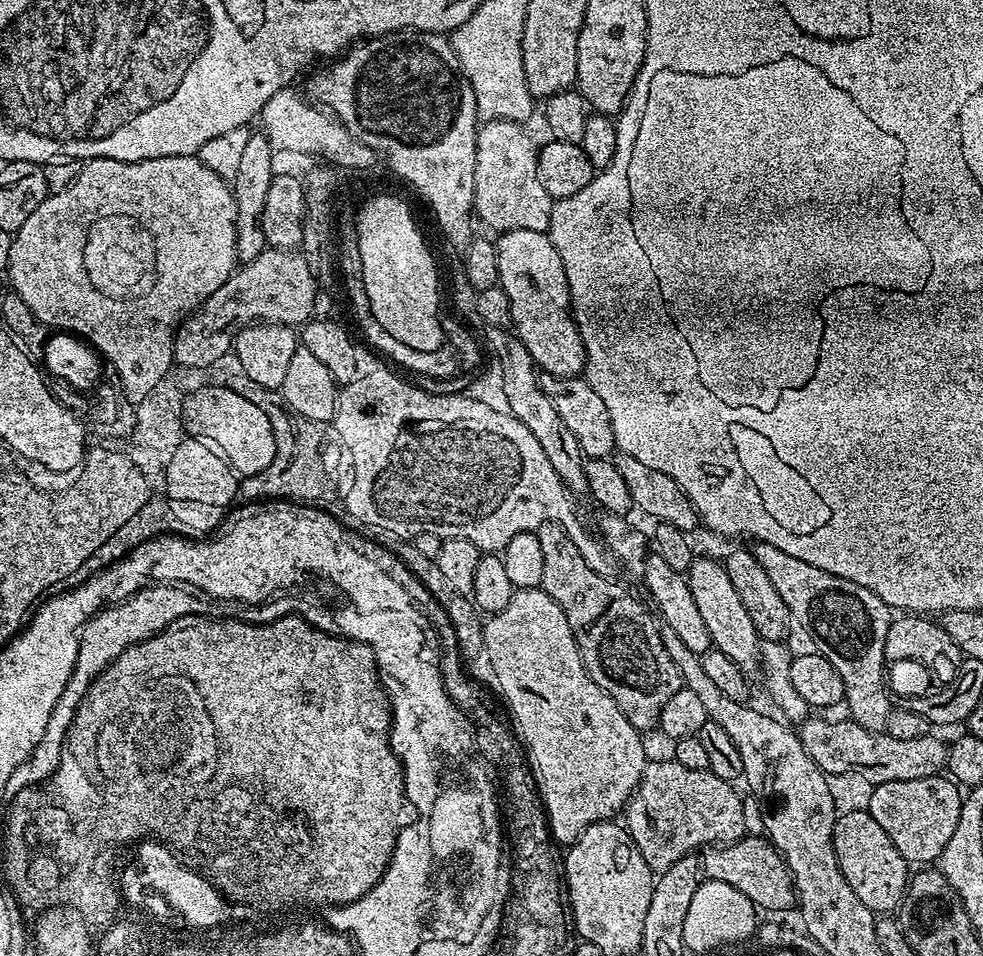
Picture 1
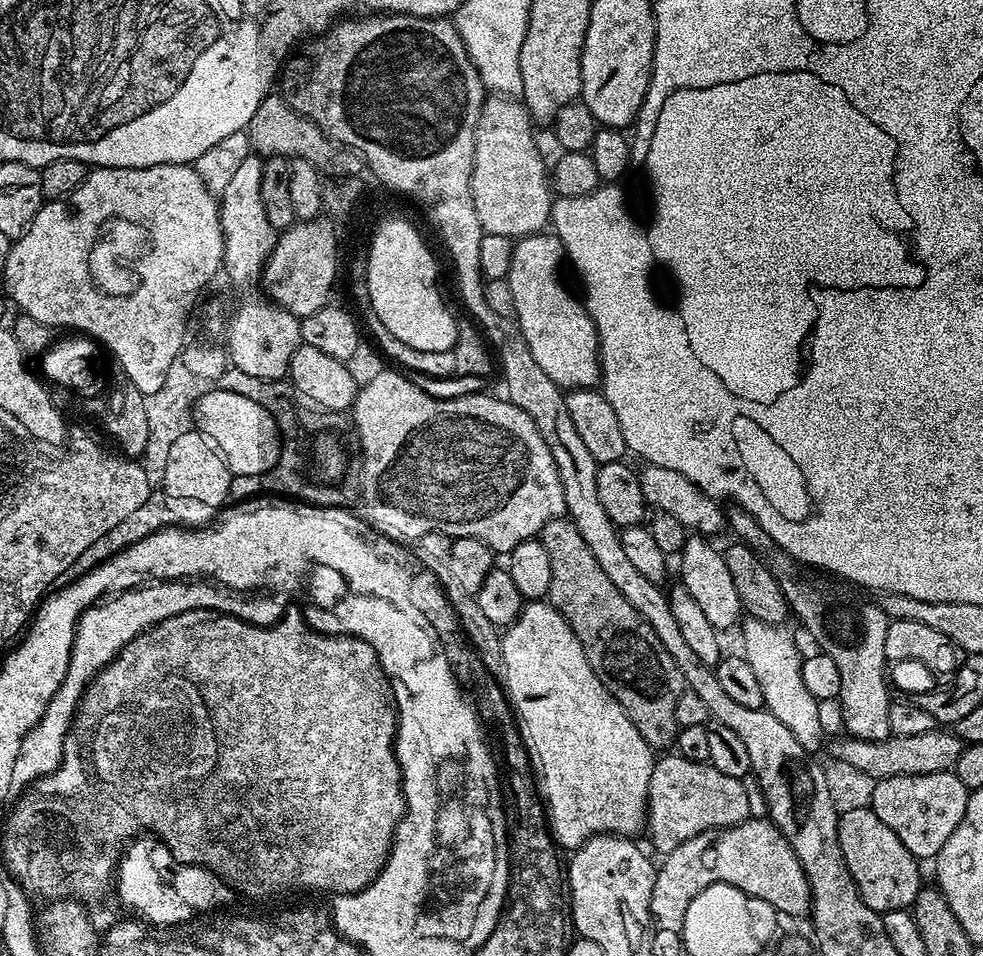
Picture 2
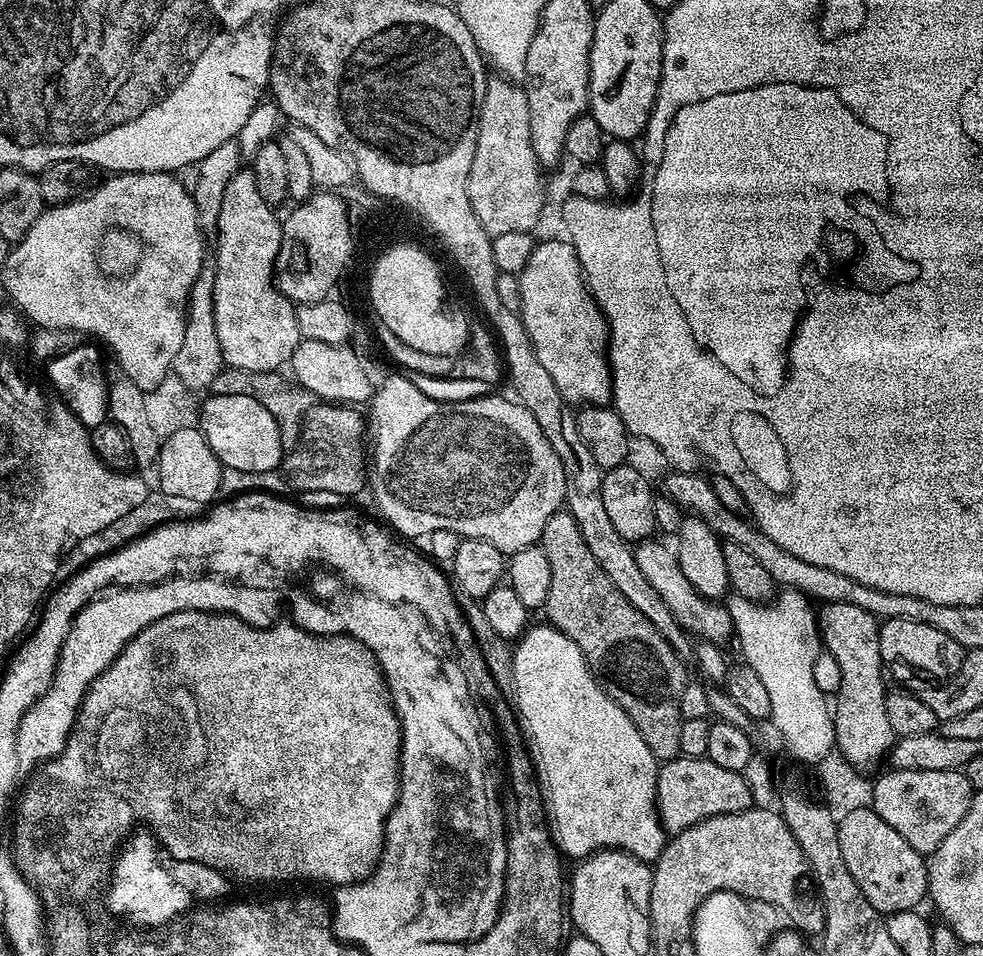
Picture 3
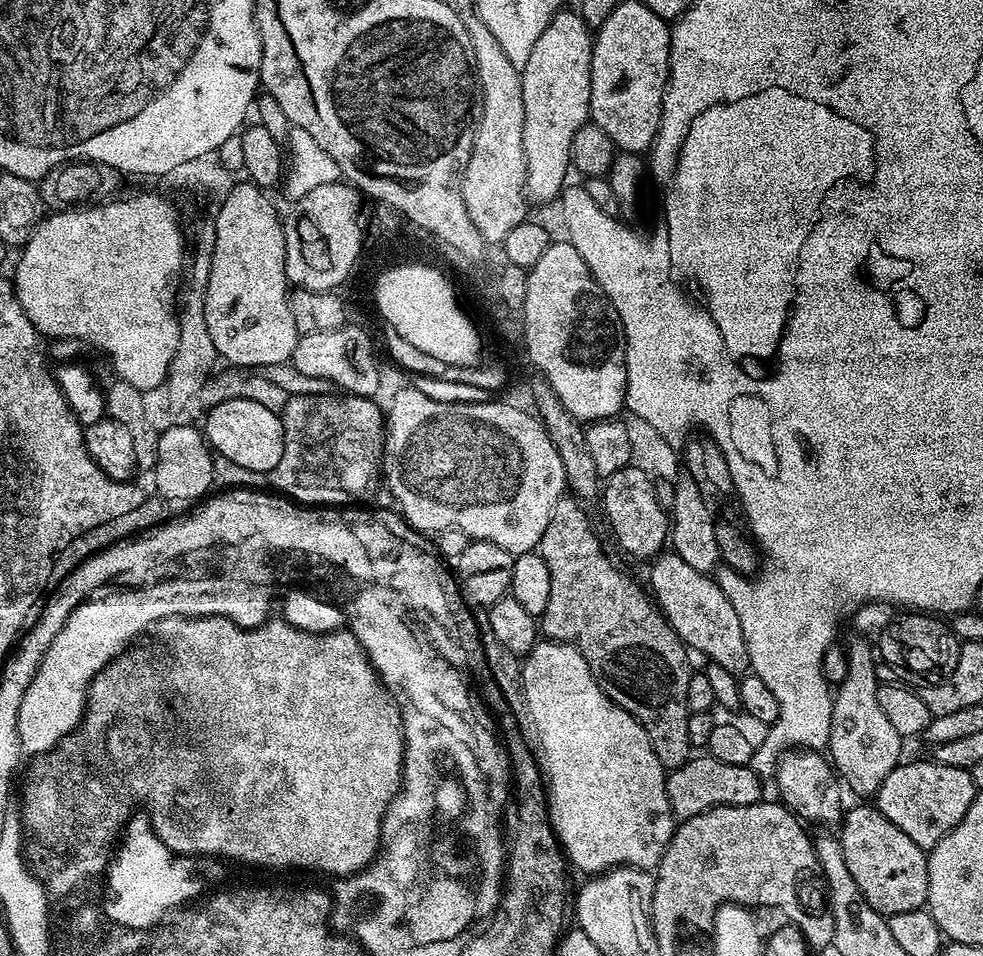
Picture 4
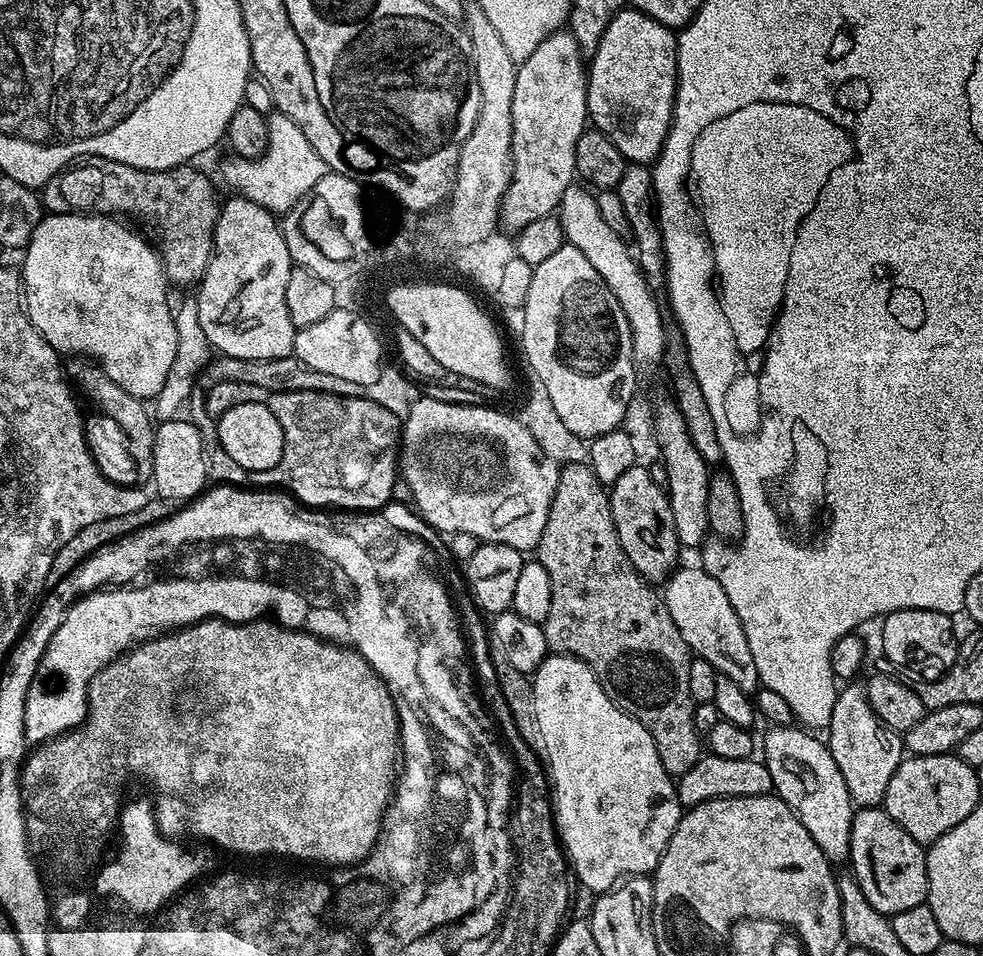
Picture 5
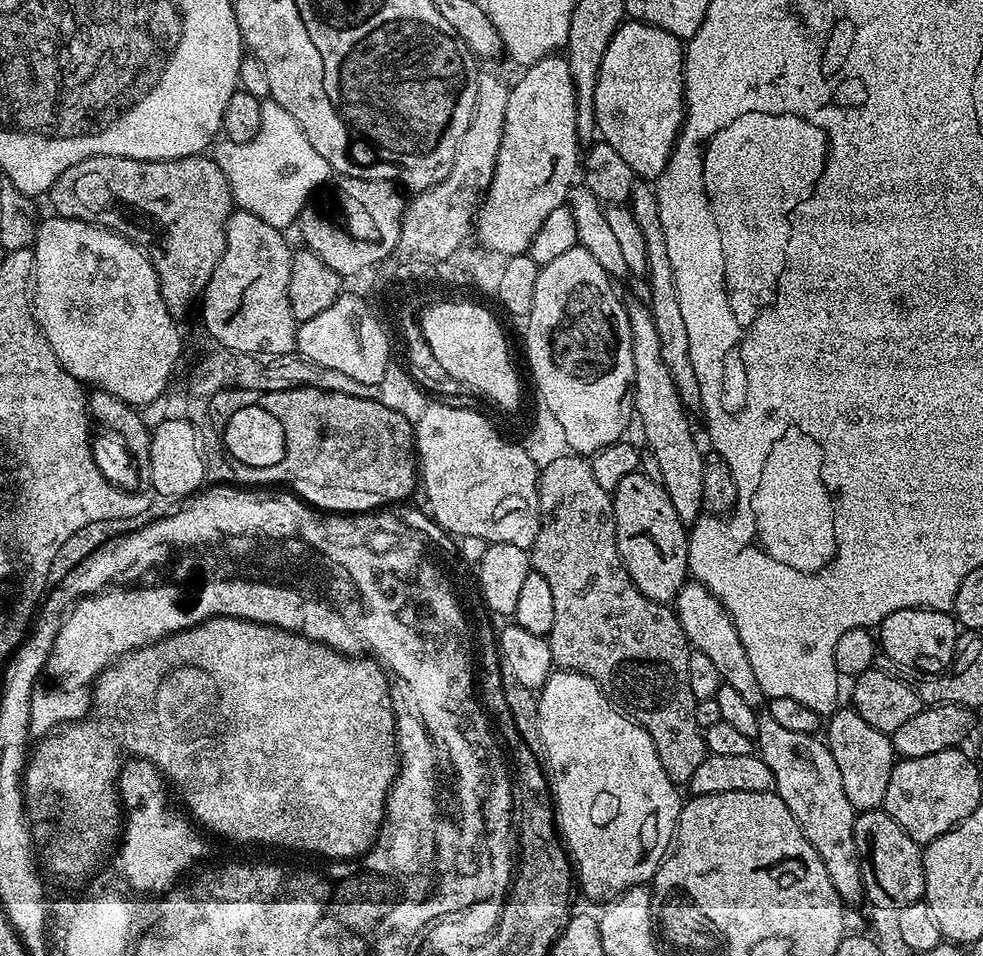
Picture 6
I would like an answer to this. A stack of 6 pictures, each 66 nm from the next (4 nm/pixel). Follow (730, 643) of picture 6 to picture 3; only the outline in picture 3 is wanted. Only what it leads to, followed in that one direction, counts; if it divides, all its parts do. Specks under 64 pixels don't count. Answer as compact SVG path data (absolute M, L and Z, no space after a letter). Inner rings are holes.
M656 538L639 541L633 549L635 562L638 563L642 574L649 579L650 586L658 591L662 602L670 606L671 613L688 633L696 635L699 639L709 640L712 643L725 643L731 639L734 629L732 619L728 614L727 607L717 601L711 601L698 594L682 574L681 564L678 562L675 551L658 541Z

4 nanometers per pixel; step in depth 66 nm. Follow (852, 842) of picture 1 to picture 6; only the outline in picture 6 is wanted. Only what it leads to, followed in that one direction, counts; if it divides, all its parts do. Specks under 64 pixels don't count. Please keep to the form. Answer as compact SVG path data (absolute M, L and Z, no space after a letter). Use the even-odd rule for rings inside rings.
M873 810L871 812L862 812L857 815L854 822L854 838L857 842L857 854L860 856L861 881L864 884L864 896L872 908L892 907L899 909L902 906L910 906L910 902L918 902L924 898L924 887L926 886L926 878L924 877L924 854L921 845L914 842L914 838L910 838L910 834L906 834L906 830L902 830L902 826L898 826L898 822L894 822L894 818L890 818L890 814L883 810Z

